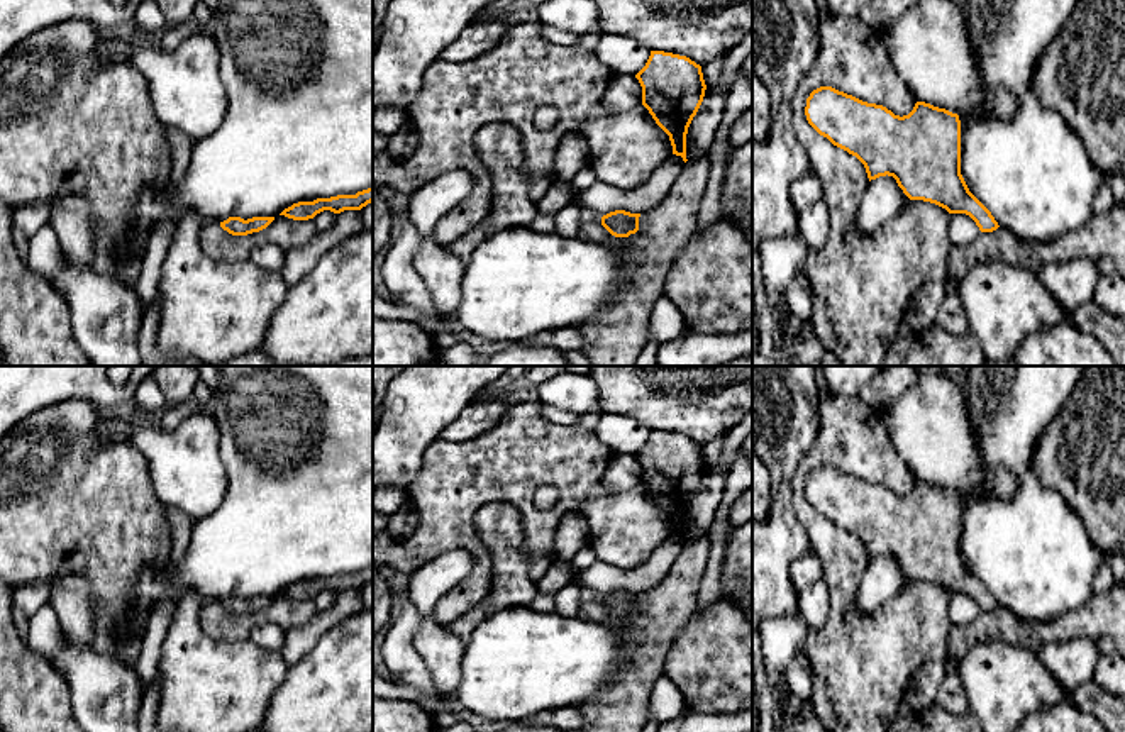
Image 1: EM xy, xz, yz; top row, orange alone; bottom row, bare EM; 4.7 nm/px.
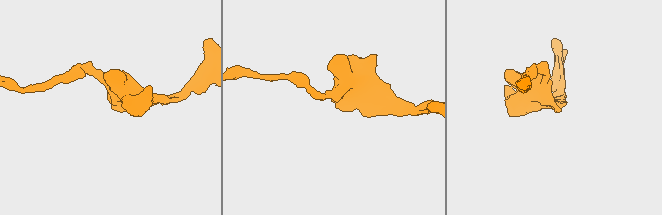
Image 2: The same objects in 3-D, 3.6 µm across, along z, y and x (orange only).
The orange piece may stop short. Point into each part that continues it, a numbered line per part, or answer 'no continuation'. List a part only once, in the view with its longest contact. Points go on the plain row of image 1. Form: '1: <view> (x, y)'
no continuation

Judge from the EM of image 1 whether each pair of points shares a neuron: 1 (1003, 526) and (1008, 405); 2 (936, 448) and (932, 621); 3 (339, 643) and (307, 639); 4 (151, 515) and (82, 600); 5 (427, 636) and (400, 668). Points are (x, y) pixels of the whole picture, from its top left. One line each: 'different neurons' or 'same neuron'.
1: same neuron
2: different neurons
3: different neurons
4: different neurons
5: different neurons

